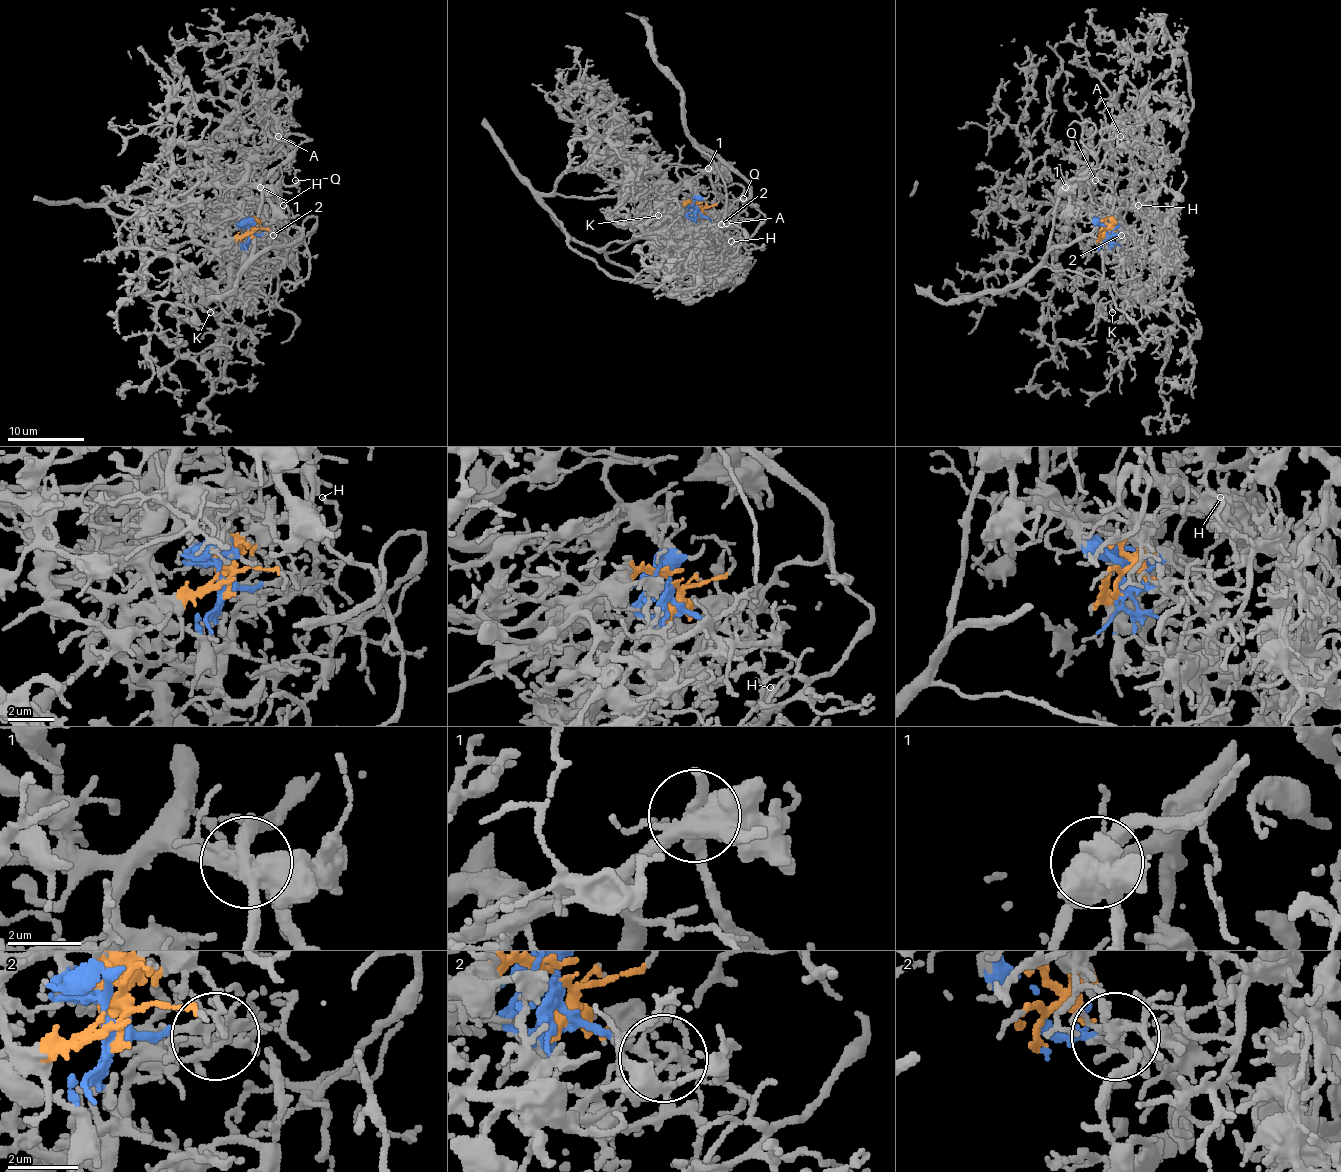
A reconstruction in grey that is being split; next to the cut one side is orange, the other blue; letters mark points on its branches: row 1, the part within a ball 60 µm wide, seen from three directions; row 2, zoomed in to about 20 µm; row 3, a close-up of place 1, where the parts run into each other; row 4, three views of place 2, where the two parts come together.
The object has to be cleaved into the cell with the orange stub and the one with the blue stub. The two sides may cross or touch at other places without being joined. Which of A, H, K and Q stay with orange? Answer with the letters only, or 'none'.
A, H, Q

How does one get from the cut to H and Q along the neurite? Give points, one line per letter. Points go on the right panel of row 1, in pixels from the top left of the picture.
H: (1104, 234), (1112, 220), (1129, 243), (1133, 236), (1141, 236), (1148, 220), (1139, 213), (1139, 205)
Q: (1104, 234), (1114, 222), (1112, 213), (1116, 209), (1112, 184), (1106, 186), (1095, 180)

